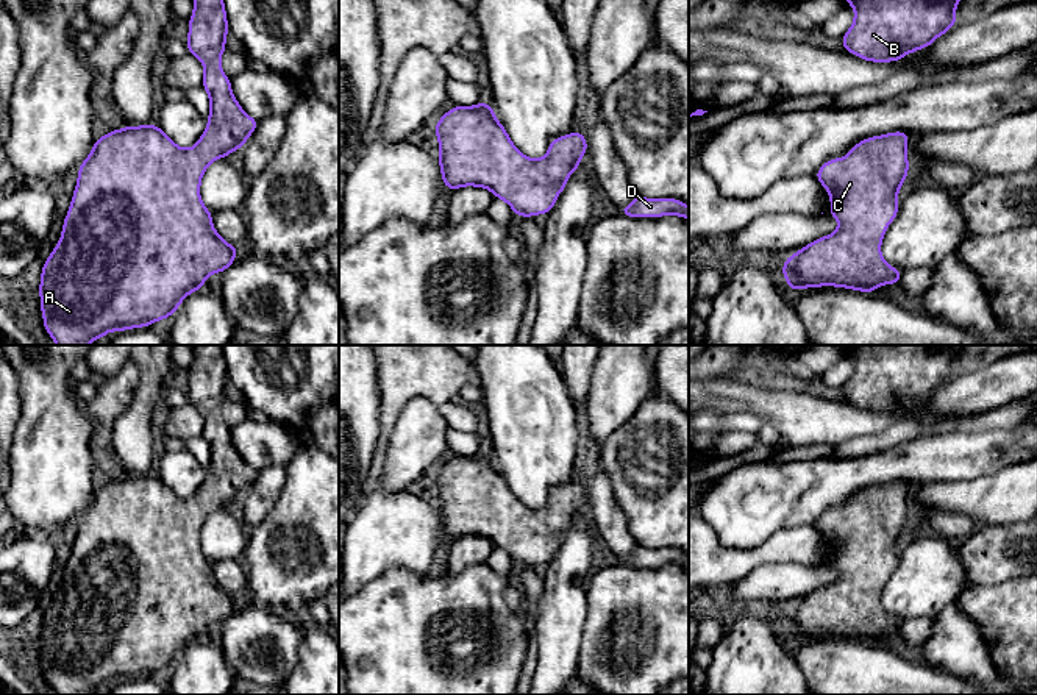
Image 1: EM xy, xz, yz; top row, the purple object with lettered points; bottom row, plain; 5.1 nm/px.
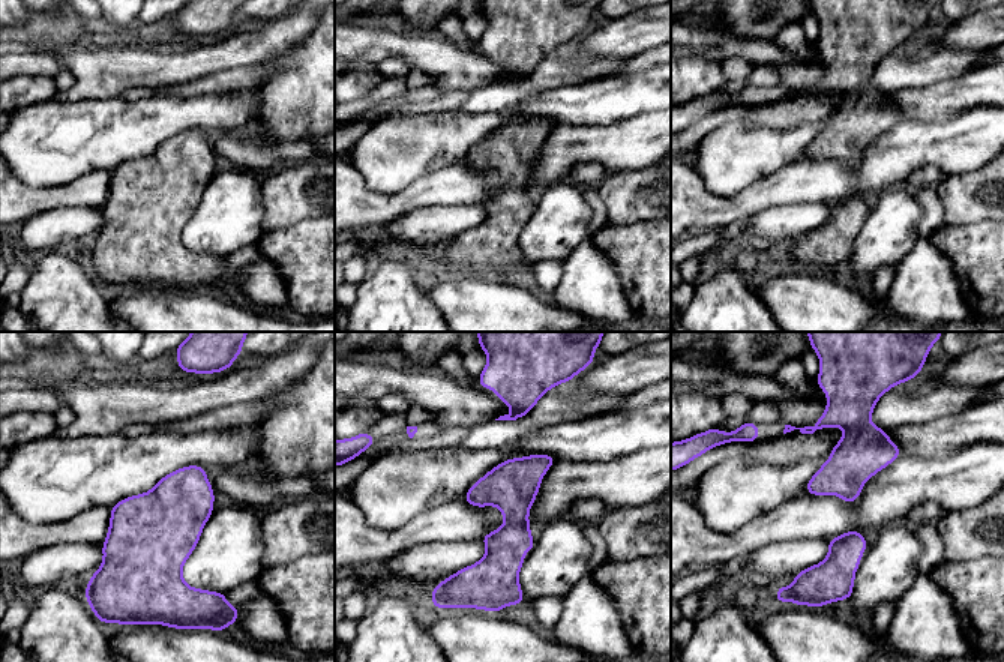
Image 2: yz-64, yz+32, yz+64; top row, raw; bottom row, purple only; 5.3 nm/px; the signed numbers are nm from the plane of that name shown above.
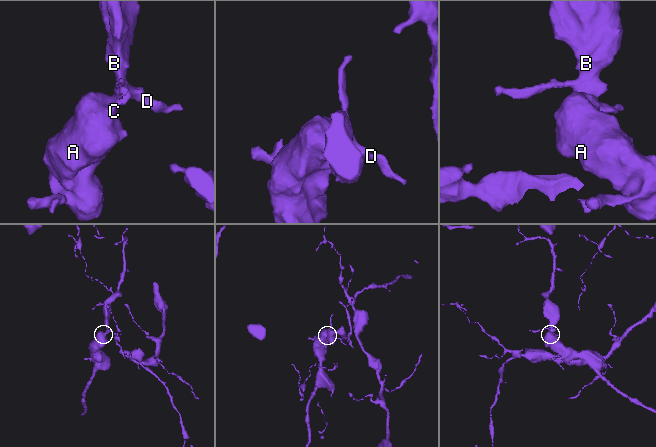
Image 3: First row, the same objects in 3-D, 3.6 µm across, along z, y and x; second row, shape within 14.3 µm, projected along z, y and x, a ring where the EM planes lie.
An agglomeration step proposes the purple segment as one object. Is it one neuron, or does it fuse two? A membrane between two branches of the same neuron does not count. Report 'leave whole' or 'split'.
leave whole

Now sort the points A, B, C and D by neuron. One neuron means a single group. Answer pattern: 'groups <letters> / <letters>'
groups A B C D

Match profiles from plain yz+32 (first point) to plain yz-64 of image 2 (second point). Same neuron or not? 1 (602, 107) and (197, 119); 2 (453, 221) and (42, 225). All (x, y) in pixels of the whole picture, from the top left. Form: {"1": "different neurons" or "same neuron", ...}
{"1": "same neuron", "2": "same neuron"}

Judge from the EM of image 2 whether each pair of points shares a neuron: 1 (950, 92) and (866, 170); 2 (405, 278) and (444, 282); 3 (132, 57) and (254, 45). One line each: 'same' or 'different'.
1: different
2: different
3: same

